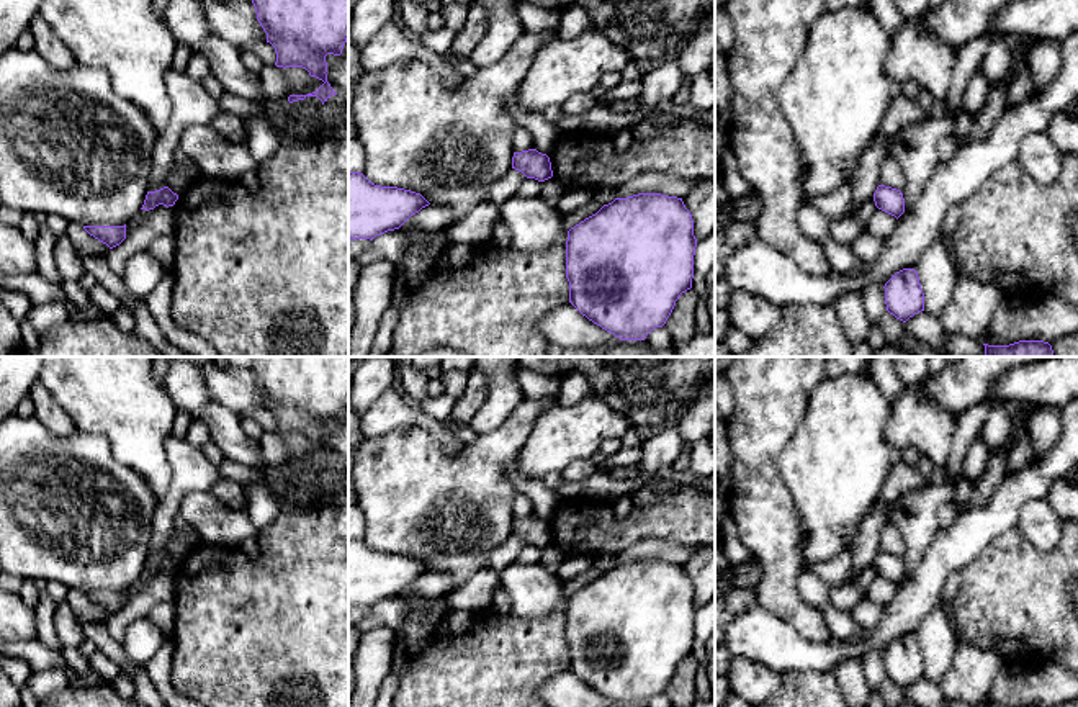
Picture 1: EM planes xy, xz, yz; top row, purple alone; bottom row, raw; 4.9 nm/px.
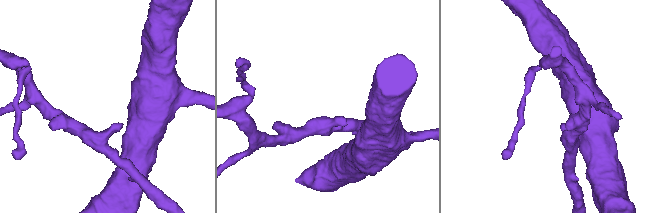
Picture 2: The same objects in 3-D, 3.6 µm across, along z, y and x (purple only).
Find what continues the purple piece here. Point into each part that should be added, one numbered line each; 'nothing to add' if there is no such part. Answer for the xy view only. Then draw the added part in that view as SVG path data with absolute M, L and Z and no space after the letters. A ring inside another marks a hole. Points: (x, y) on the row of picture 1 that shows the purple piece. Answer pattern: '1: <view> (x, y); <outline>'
nothing to add

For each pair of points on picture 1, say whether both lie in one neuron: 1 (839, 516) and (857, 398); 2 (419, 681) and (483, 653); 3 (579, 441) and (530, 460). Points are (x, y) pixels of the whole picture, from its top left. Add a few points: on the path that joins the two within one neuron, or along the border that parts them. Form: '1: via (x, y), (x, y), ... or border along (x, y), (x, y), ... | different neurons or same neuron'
1: via (839, 486), (839, 444), (844, 427) | same neuron
2: via (435, 678), (450, 663), (467, 663) | same neuron
3: via (568, 441), (556, 441), (542, 454) | same neuron

